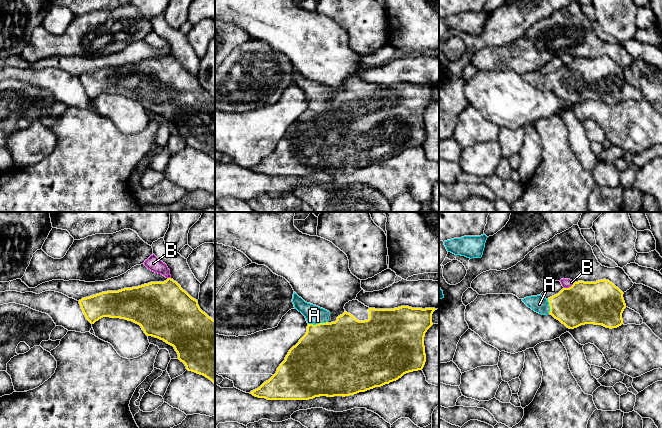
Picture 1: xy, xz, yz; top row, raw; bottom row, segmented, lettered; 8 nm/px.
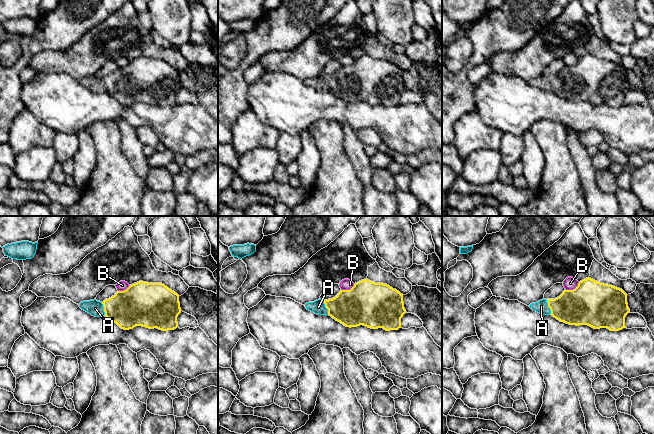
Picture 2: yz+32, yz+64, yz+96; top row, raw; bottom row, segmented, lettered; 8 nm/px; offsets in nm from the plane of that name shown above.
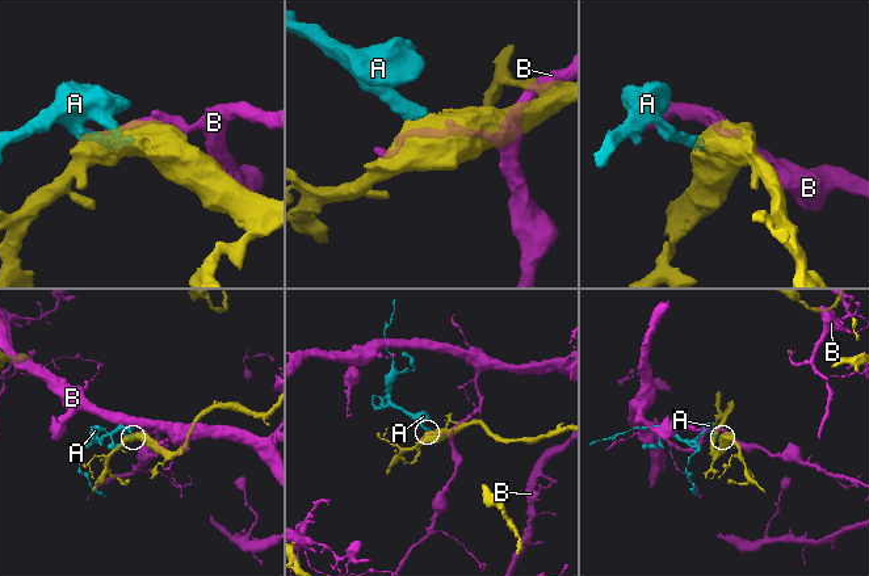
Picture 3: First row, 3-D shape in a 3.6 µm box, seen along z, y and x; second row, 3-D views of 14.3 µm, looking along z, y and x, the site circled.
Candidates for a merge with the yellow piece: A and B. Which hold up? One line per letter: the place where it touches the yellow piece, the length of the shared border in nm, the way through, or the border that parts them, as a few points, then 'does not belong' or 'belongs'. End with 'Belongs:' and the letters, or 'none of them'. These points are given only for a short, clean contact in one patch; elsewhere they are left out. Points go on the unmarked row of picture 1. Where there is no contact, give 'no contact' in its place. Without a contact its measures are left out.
A: meets yellow in xz at (317, 100); contact 160 nm long; runs through xz (328, 129), (317, 100), (317, 94), (314, 91); belongs
B: meets yellow in yz at (569, 63); contact 100 nm long; does not belong
Belongs: A

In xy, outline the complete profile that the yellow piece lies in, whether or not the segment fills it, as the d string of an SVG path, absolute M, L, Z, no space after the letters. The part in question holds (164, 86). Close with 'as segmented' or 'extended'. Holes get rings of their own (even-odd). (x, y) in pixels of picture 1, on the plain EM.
M171 54L138 63L102 68L79 76L86 95L94 100L103 93L120 94L141 102L147 112L174 123L188 147L203 151L215 160L215 96L203 88L192 74Z; as segmented

